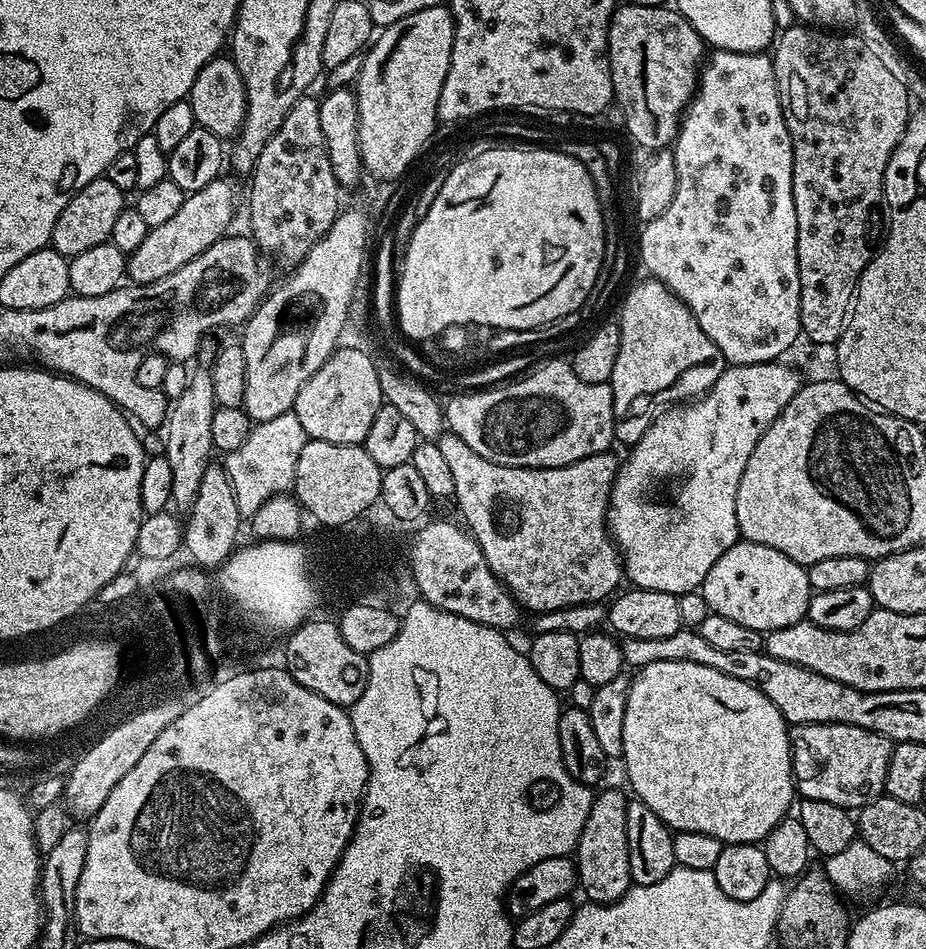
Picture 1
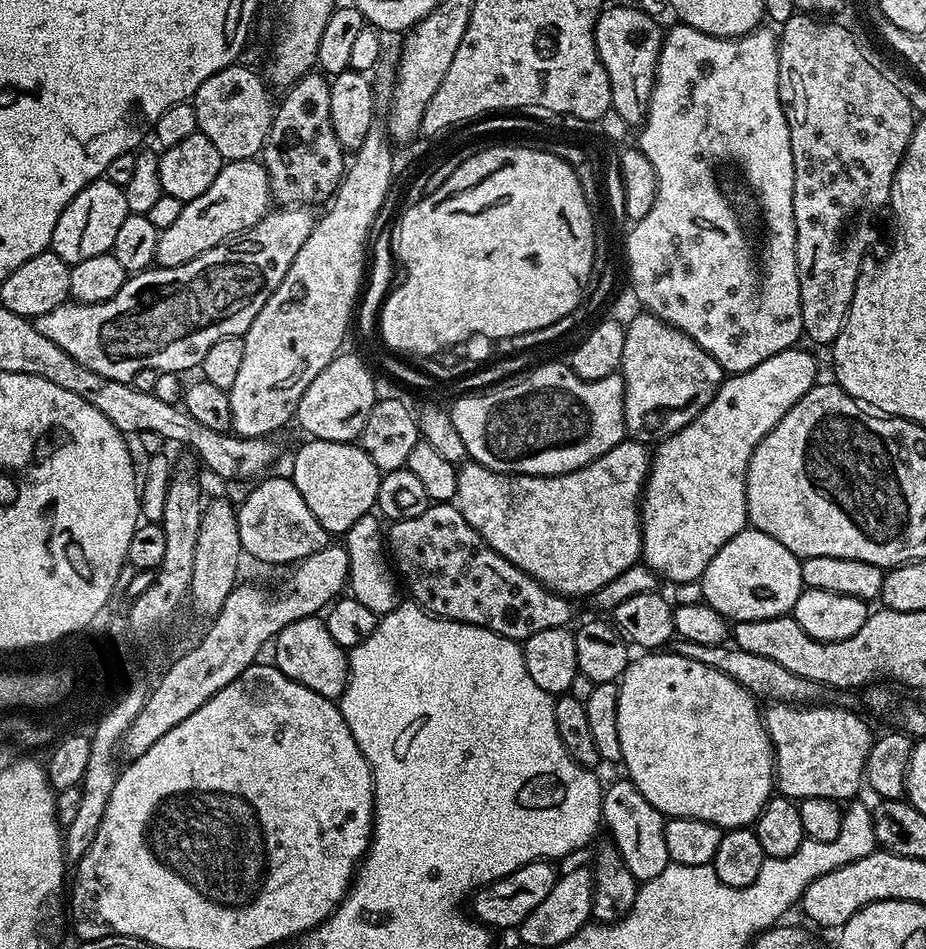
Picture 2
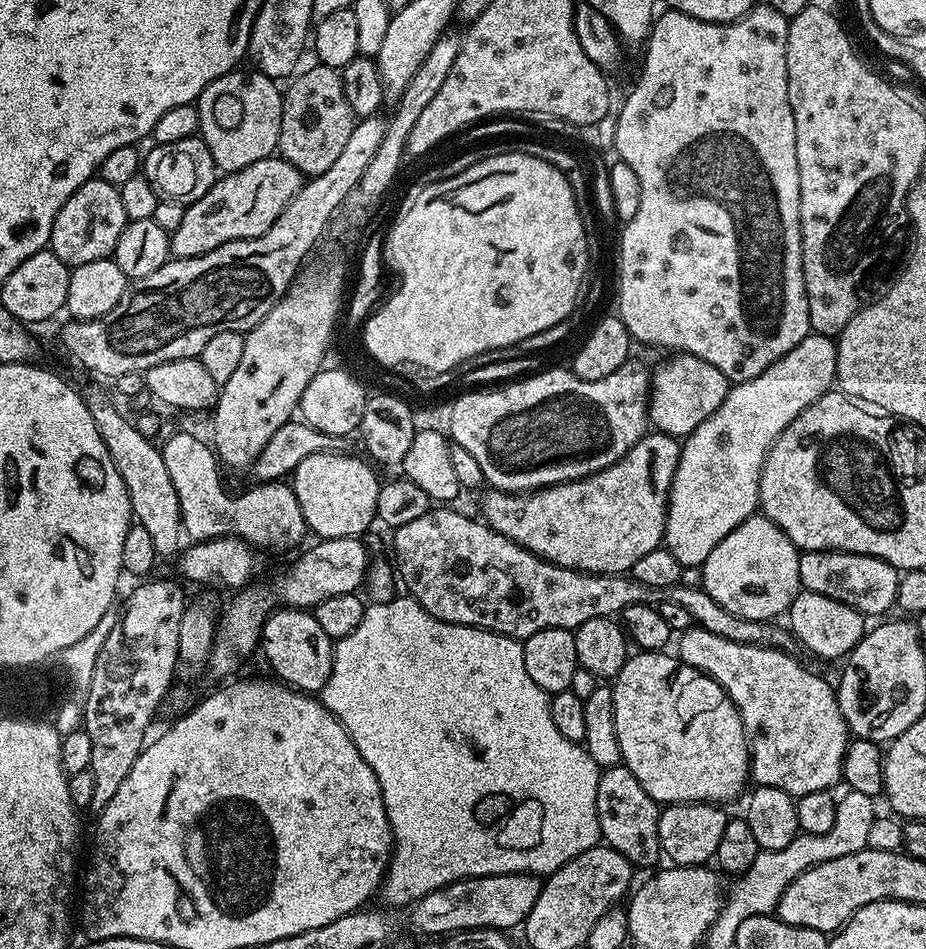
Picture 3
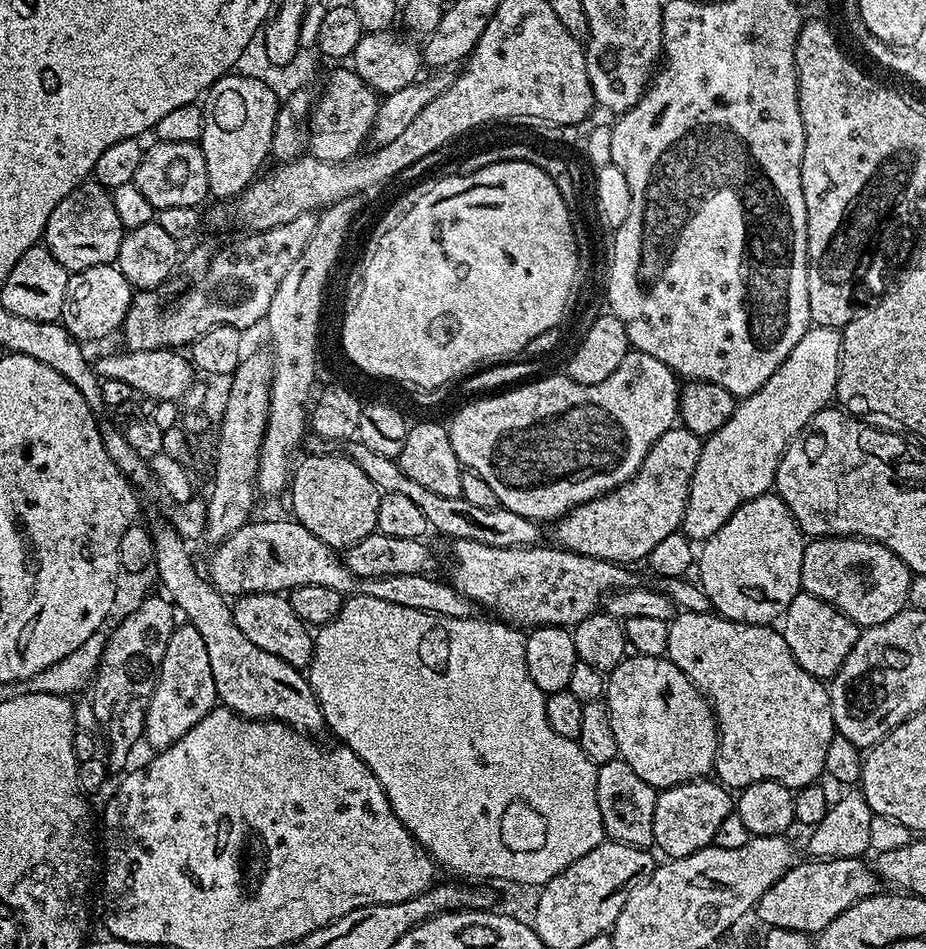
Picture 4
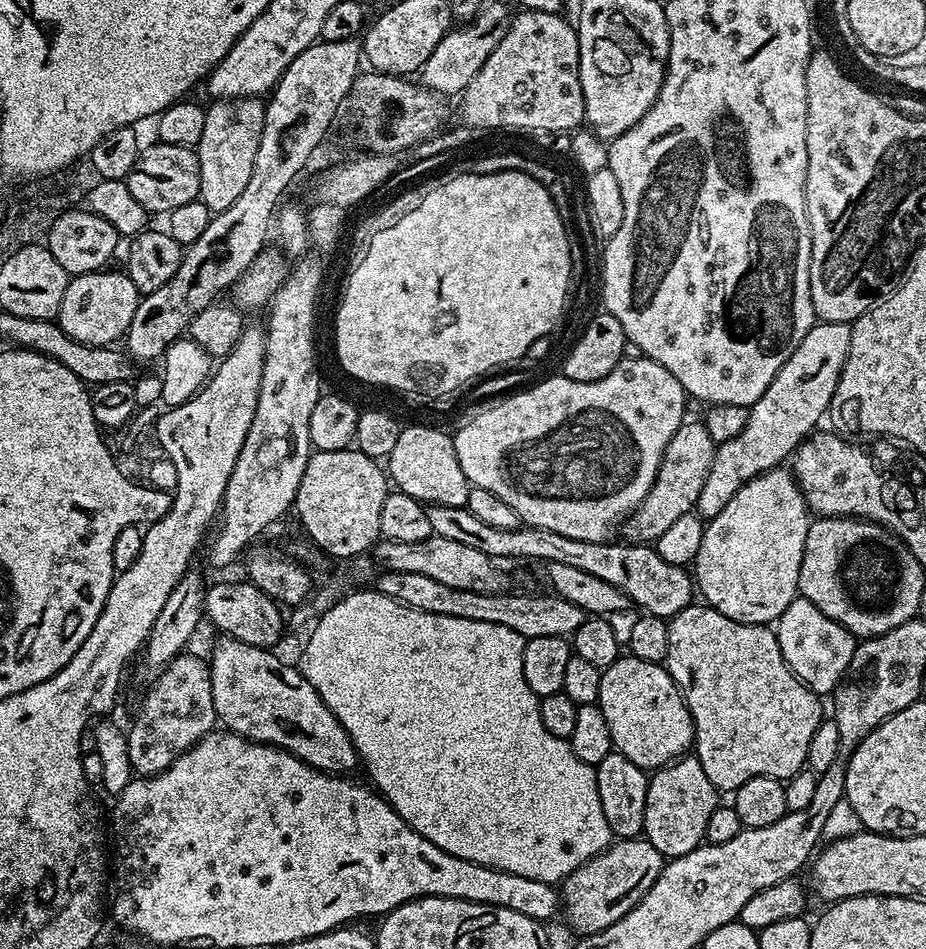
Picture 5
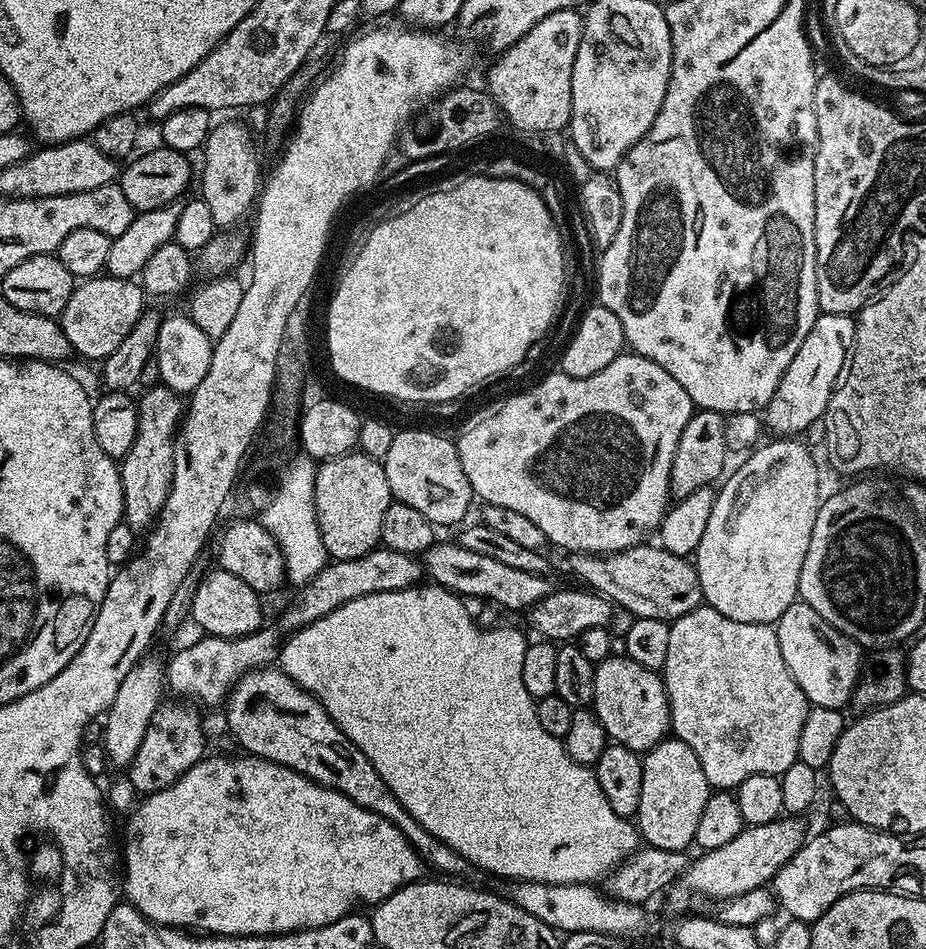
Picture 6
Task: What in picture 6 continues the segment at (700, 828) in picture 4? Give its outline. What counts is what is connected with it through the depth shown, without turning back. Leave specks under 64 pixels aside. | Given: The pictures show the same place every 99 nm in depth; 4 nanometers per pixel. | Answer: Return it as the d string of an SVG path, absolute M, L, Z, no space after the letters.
M665 738L642 756L642 798L634 817L639 835L649 848L684 852L693 847L702 810L714 789L698 762L698 754L686 742Z

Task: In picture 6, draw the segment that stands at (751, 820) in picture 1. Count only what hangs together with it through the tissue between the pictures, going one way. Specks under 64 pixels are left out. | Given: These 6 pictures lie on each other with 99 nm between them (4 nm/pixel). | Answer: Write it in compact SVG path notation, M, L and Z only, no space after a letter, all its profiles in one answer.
M613 654L596 665L594 698L591 702L602 722L609 741L626 746L641 754L669 735L672 719L668 713L668 695L660 672L638 666L629 656Z

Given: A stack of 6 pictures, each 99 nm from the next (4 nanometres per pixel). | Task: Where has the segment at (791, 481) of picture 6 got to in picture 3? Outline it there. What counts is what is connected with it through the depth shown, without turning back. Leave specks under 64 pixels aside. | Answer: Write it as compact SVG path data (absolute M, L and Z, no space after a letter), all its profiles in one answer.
M762 514L746 518L746 522L730 530L730 534L726 534L726 538L722 538L722 542L718 542L714 550L710 550L710 558L704 560L702 567L704 591L710 594L710 598L714 598L714 602L718 602L718 606L730 610L730 614L738 614L747 620L772 622L783 617L796 595L802 590L800 552L794 546L794 542L790 542L790 538L786 538L786 534L782 534L782 530L778 530L778 526L774 526L774 522L770 522L770 518Z

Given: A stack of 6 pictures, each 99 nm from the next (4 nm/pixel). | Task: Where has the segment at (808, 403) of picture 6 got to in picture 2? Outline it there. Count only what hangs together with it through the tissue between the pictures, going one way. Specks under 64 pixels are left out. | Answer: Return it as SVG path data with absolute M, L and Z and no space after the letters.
M800 347L787 348L750 370L729 375L698 418L655 445L652 467L648 469L648 480L640 502L640 529L644 543L642 560L655 570L657 577L664 579L665 576L669 585L699 580L714 554L718 554L734 534L749 527L746 470L750 458L758 442L778 426L790 406L794 406L794 402L798 402L798 398L810 391L818 380L815 358Z

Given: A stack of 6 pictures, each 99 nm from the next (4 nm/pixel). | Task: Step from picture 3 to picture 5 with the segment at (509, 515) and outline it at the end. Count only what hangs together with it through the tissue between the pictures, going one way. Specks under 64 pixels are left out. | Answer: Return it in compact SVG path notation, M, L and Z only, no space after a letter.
M703 422L681 424L674 438L670 438L670 446L666 446L662 454L654 486L650 486L650 494L646 494L644 501L624 519L623 539L634 544L651 545L662 538L663 532L673 522L678 522L682 514L693 511L698 502L698 494L702 494L702 486L706 486L706 474L710 474L717 447Z

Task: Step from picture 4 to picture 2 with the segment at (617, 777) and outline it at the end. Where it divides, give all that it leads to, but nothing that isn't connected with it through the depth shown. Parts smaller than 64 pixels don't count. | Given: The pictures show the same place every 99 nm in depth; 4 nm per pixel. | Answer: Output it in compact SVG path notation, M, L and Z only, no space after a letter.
M627 778L616 780L612 785L605 787L602 792L602 820L612 831L611 843L619 850L622 862L630 874L634 874L637 882L650 878L658 878L662 870L669 864L668 851L666 850L666 830L664 825L666 817L634 786Z

